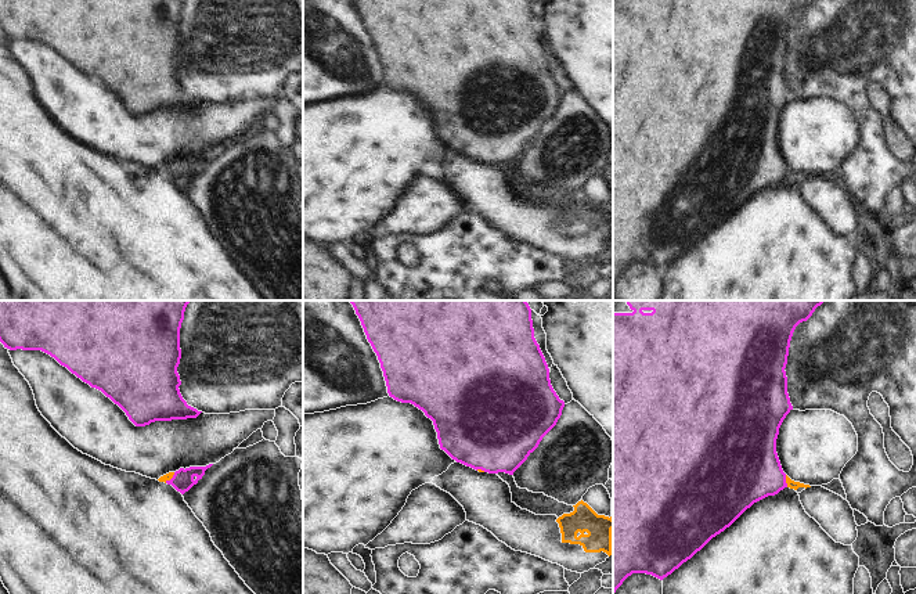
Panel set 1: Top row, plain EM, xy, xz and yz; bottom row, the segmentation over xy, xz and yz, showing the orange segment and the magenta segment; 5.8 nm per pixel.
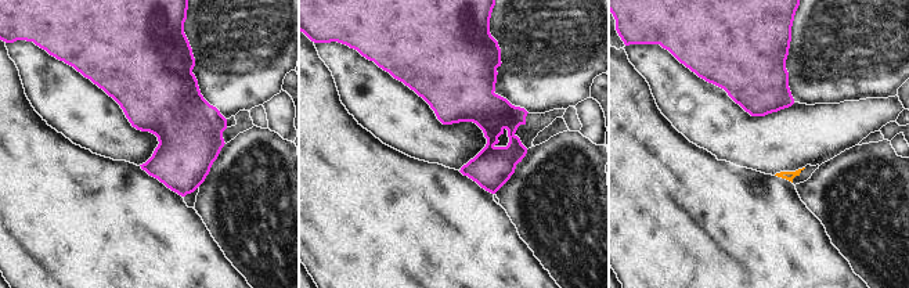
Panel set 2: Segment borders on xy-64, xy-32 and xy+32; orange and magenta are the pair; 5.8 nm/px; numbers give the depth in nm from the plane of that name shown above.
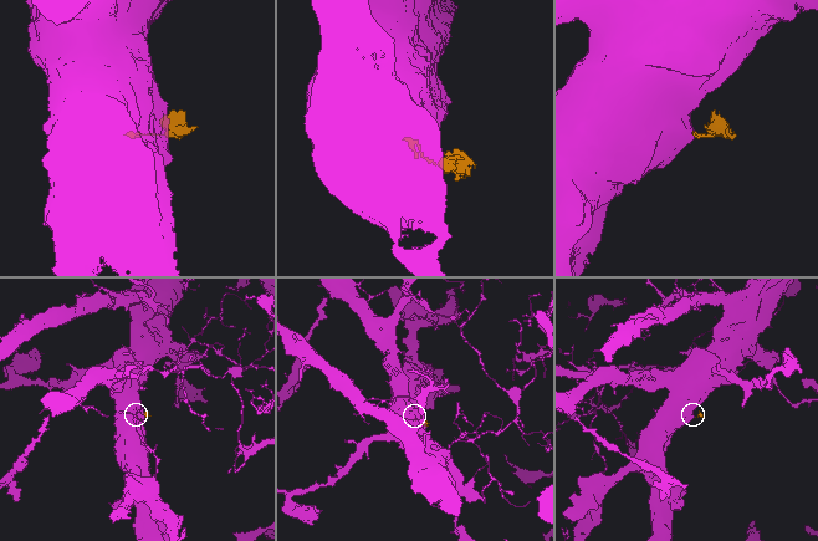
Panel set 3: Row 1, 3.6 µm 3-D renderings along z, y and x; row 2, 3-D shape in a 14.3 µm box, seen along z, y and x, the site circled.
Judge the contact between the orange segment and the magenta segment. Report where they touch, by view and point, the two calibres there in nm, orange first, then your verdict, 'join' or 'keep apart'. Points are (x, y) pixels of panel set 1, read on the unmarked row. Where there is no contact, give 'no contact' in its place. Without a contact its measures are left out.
contact yz (786, 170); calibres 50 and 400 nm; keep apart

